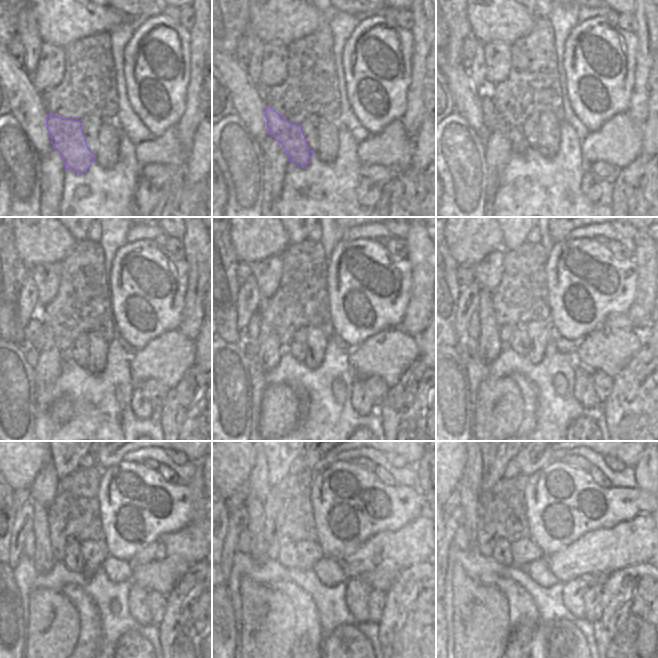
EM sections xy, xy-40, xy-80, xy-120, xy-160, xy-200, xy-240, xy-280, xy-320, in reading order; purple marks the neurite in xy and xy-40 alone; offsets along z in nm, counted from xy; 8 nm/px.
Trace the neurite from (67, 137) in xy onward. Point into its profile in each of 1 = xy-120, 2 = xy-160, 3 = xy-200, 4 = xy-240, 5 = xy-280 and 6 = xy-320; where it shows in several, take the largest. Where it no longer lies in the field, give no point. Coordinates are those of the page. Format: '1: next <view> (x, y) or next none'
1: next xy-120 (35, 331)
2: next xy-160 (251, 332)
3: next xy-200 (474, 329)
4: next xy-240 (29, 545)
5: next xy-280 (245, 543)
6: next xy-320 (465, 540)

